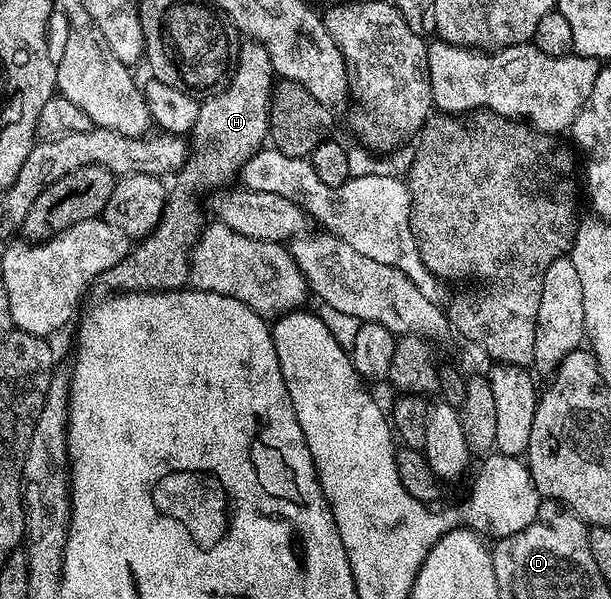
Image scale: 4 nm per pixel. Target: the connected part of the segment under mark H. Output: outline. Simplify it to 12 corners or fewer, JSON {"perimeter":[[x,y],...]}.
{"perimeter":[[239,43],[155,230],[101,274],[108,292],[183,290],[219,191],[269,137],[270,52]]}

